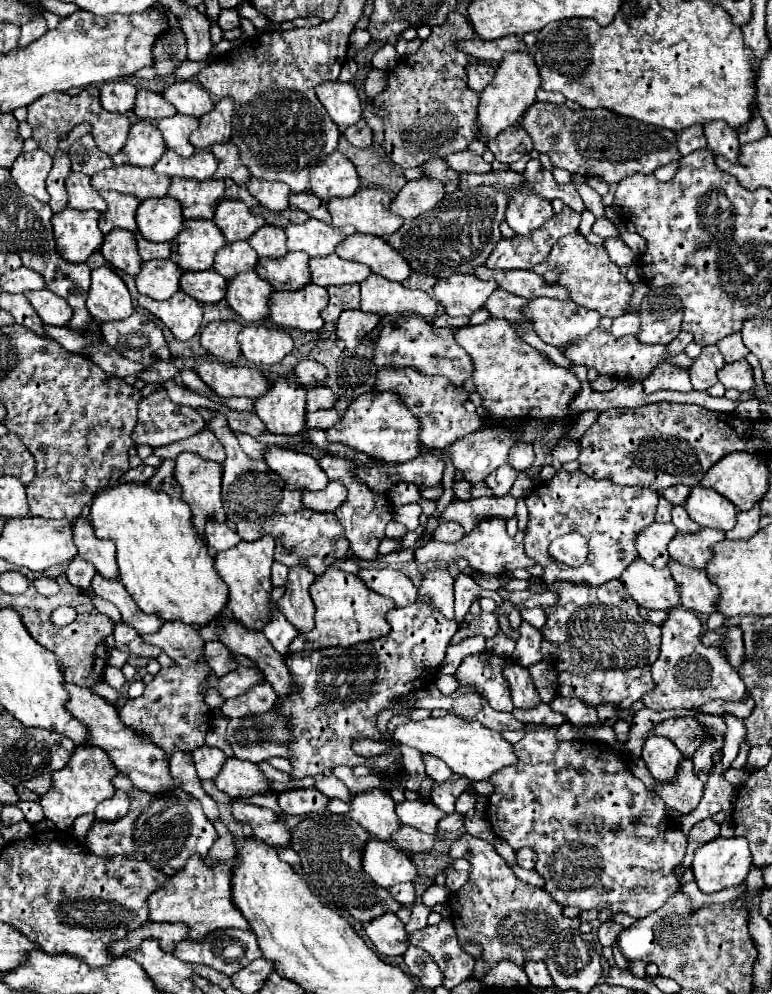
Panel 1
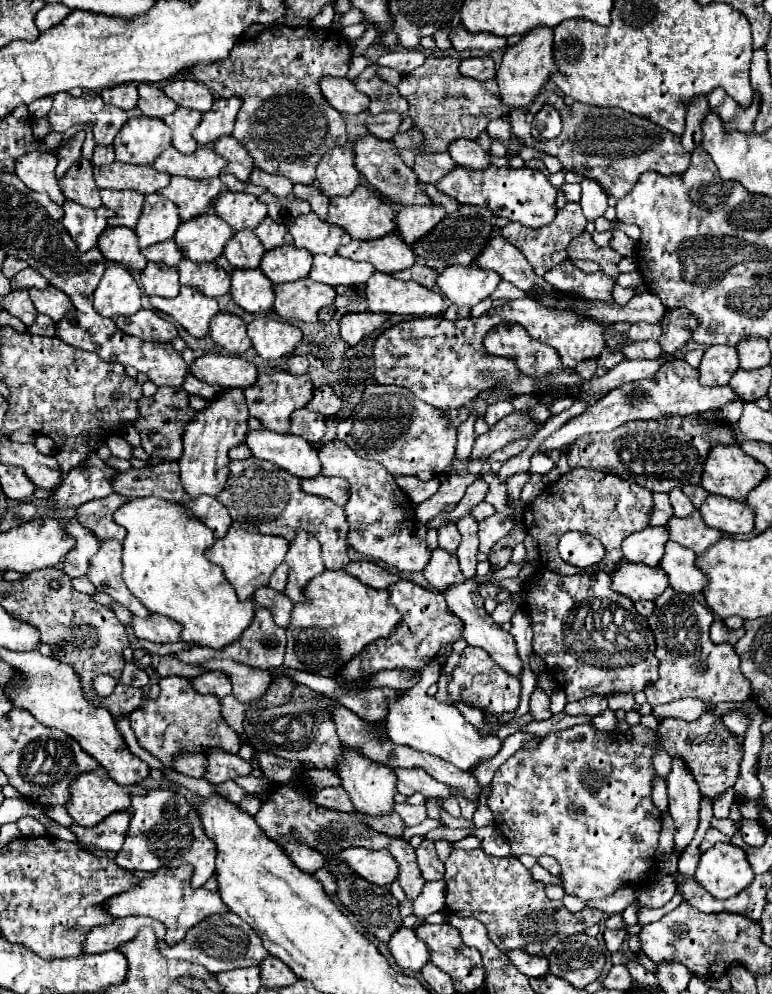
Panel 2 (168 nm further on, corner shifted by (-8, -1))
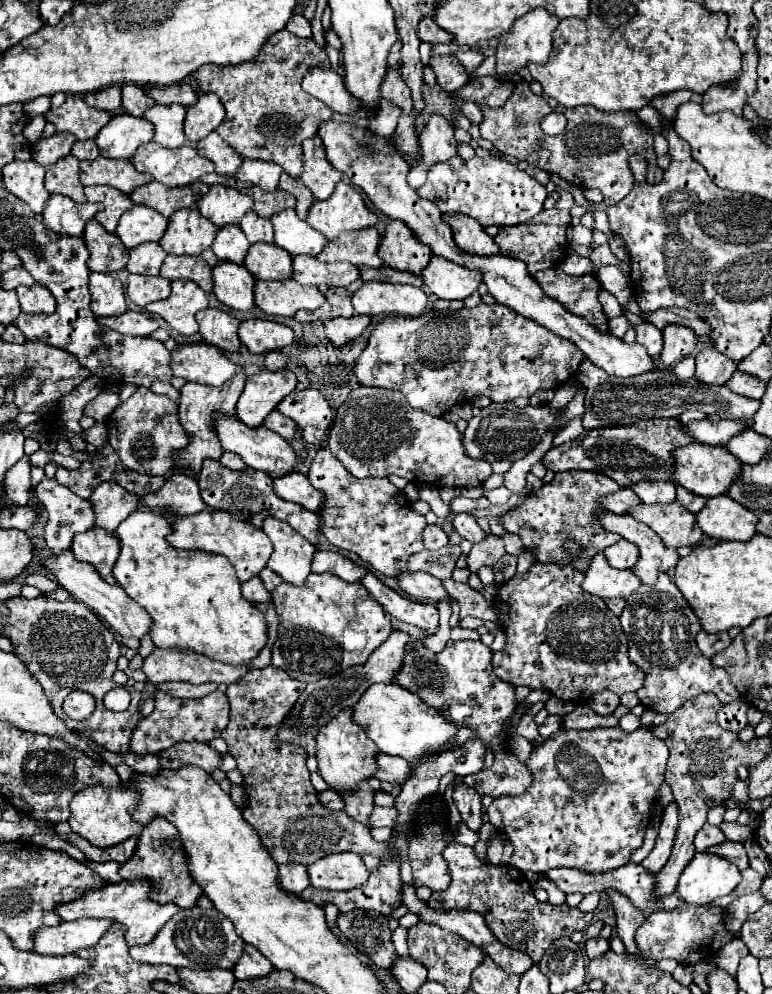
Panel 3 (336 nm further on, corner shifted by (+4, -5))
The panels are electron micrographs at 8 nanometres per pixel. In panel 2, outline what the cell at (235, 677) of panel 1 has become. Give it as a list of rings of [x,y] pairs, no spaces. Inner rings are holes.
[[[206,672],[198,678],[194,678],[192,686],[200,694],[214,694],[218,698],[224,698],[224,696],[232,694],[232,684],[228,680],[228,674],[224,674],[224,672]]]

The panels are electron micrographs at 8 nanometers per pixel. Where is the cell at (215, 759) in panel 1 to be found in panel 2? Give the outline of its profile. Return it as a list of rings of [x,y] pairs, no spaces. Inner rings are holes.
[[[180,754],[174,762],[174,770],[190,778],[204,778],[208,758],[204,754]]]

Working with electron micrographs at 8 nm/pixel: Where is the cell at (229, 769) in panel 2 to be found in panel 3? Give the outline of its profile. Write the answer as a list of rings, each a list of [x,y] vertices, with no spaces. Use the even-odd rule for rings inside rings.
[[[178,742],[172,748],[158,752],[162,768],[180,768],[184,764],[194,764],[212,772],[220,764],[220,756],[208,744],[200,742]]]

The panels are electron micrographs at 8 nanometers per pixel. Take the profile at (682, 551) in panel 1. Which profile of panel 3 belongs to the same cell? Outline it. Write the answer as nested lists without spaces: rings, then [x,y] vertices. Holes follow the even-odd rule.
[[[638,504],[628,510],[632,518],[650,526],[668,548],[696,546],[702,540],[702,530],[696,524],[696,514],[688,512],[682,504]]]

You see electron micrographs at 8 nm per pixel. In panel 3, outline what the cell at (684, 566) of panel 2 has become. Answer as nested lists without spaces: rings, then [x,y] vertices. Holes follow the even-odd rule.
[[[600,512],[598,516],[602,528],[606,532],[616,532],[624,540],[638,546],[638,562],[632,568],[642,584],[656,584],[656,578],[660,572],[668,572],[668,568],[674,568],[678,562],[678,554],[672,548],[666,548],[646,524],[640,524],[632,516],[614,514],[614,512]]]

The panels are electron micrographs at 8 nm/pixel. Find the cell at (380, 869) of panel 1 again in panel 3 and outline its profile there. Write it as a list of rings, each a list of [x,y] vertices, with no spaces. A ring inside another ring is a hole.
[[[342,852],[306,866],[310,884],[324,890],[352,890],[366,882],[368,870],[358,854]]]

